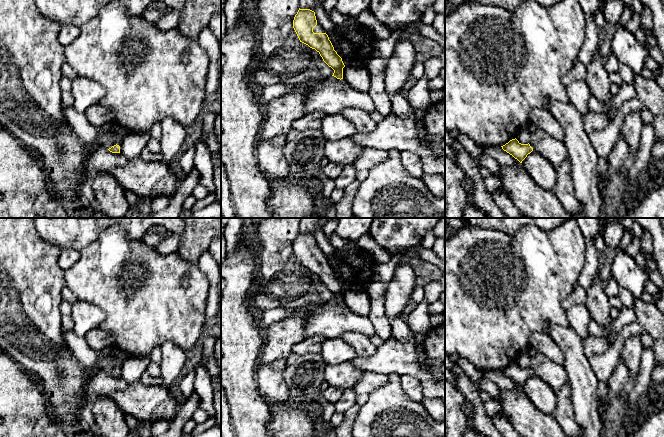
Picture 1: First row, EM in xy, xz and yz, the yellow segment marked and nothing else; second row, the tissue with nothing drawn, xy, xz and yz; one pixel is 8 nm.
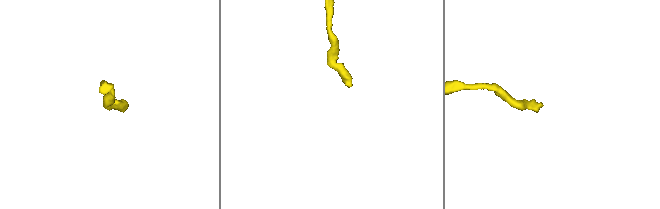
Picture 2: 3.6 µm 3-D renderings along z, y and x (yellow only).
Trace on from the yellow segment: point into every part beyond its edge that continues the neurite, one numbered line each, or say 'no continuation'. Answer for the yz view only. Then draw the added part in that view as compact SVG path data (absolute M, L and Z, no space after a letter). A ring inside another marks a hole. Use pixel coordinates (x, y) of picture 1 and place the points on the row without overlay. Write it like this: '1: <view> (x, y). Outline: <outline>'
1: yz (554, 374). Outline: M540 352L530 357L529 368L534 376L545 381L555 392L569 384L564 365L555 363Z

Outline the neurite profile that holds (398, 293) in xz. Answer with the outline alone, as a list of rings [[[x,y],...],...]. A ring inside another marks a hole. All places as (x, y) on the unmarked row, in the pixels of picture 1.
[[[402,259],[387,285],[385,294],[385,315],[390,321],[399,318],[411,299],[415,280],[416,275],[412,267]]]

